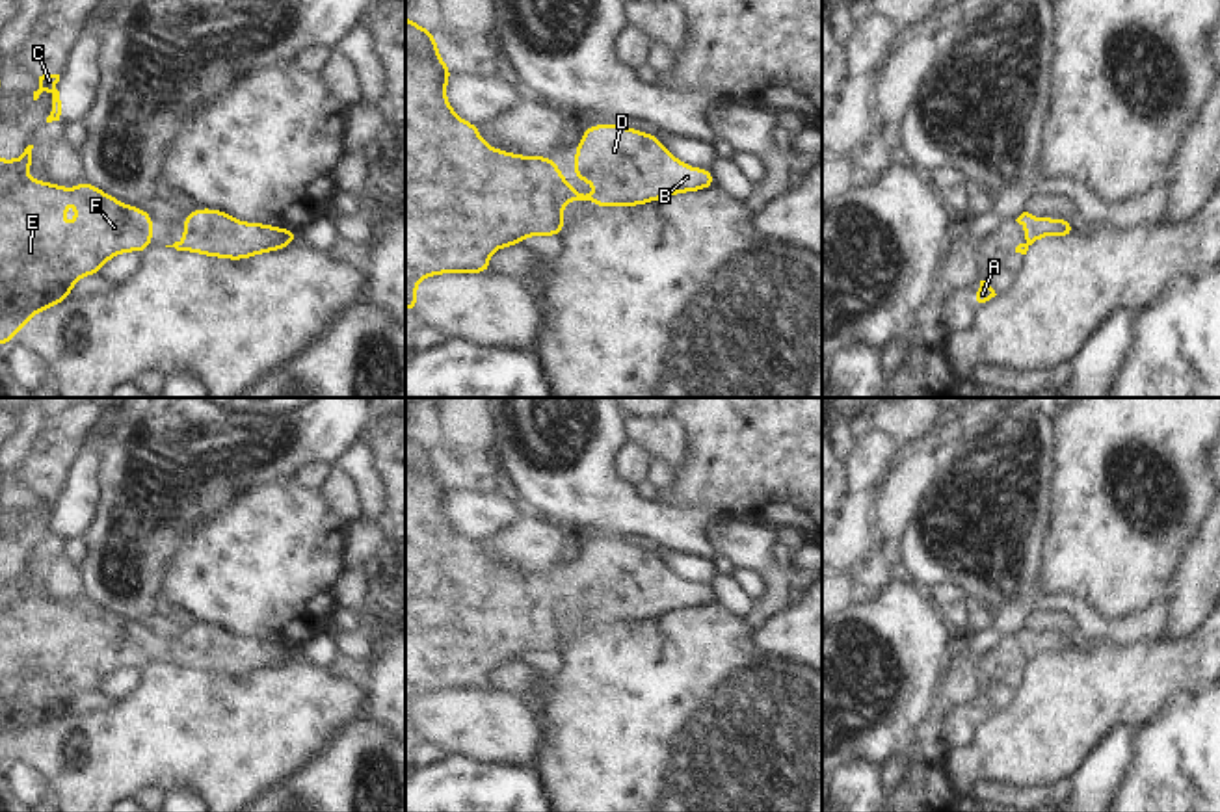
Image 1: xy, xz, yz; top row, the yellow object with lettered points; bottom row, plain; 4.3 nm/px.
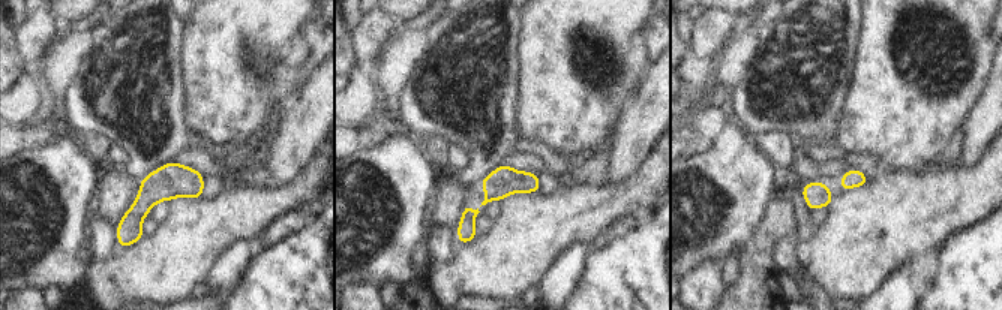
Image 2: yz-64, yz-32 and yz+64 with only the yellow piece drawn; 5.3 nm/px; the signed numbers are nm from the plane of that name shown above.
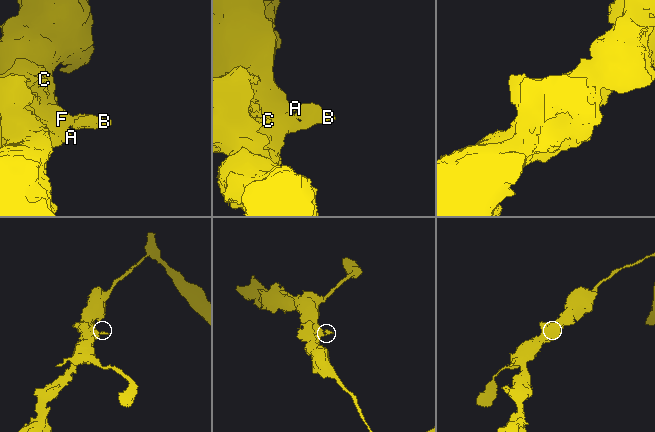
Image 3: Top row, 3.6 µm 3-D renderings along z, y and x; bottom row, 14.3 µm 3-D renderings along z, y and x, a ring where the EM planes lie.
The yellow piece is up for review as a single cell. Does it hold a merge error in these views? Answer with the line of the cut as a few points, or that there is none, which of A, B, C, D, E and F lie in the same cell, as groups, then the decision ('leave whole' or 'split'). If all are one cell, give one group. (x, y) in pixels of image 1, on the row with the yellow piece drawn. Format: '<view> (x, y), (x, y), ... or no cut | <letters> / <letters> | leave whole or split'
no cut | A B C D E F | leave whole

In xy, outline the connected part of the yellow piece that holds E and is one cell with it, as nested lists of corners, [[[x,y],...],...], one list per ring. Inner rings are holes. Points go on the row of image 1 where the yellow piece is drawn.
[[[28,145],[17,160],[0,158],[0,346],[17,338],[33,314],[54,308],[71,297],[73,286],[121,253],[145,253],[154,240],[154,217],[82,180],[74,188],[28,178]],[[67,197],[76,203],[76,223],[63,227]]]

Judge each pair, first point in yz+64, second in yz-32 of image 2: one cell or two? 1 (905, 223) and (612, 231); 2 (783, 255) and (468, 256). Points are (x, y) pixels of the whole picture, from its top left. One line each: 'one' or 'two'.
1: two
2: two

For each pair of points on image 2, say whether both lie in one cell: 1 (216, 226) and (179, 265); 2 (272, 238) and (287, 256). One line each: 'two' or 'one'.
1: one
2: two

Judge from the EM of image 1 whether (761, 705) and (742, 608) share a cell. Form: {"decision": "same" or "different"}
{"decision": "different"}

